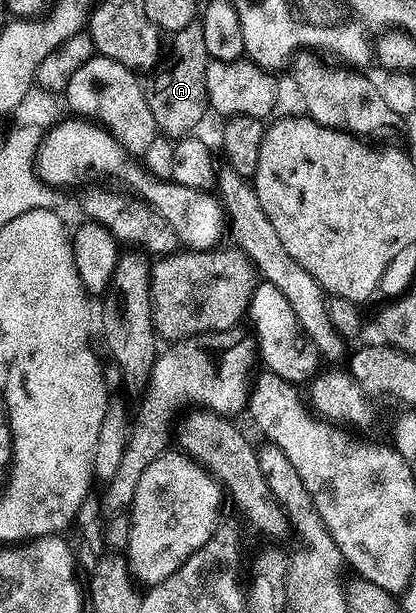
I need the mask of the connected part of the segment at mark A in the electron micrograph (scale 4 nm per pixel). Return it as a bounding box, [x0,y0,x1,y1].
[147,21,209,140]

